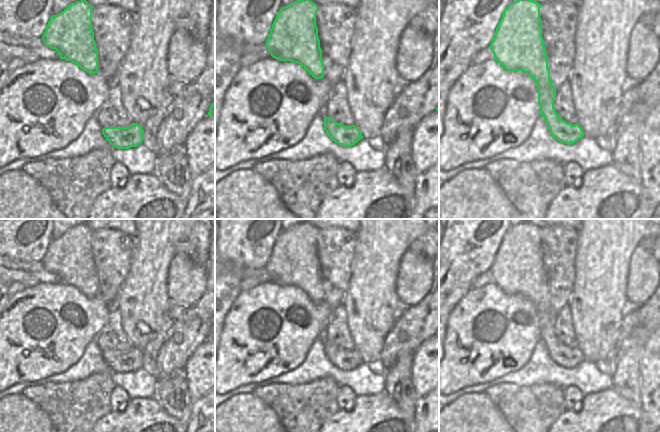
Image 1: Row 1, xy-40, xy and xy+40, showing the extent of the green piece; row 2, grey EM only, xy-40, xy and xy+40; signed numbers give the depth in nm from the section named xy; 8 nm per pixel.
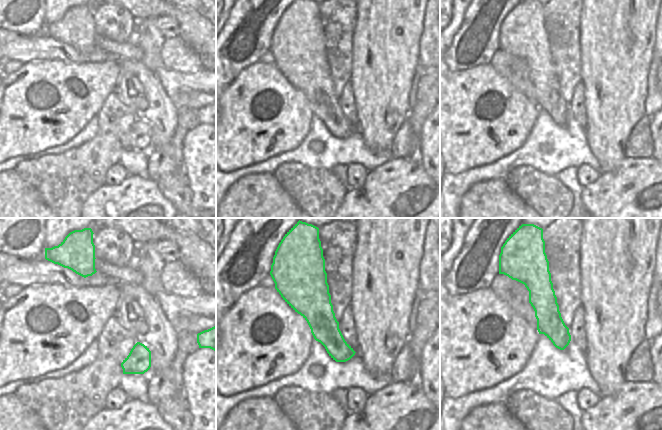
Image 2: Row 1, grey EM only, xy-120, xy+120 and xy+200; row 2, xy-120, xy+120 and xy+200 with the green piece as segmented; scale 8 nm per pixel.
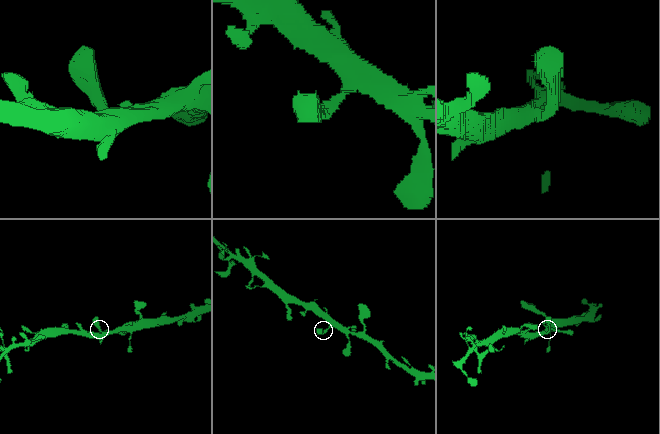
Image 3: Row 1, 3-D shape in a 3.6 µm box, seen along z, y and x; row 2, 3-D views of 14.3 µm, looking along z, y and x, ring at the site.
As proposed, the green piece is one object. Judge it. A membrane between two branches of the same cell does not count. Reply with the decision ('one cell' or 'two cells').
one cell

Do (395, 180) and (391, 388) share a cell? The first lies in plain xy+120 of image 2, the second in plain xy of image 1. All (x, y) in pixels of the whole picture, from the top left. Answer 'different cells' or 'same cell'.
different cells

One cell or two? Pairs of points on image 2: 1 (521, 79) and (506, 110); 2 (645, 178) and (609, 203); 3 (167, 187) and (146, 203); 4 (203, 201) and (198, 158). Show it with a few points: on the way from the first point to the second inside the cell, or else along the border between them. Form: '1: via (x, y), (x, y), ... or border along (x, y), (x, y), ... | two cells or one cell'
1: border along (498, 73), (510, 81), (534, 103) | two cells
2: via (636, 187), (618, 203) | one cell
3: border along (156, 182), (162, 195), (174, 207) | two cells
4: via (200, 190), (200, 169) | one cell

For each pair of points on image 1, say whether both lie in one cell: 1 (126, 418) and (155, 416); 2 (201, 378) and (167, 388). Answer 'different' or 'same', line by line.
1: same
2: different

